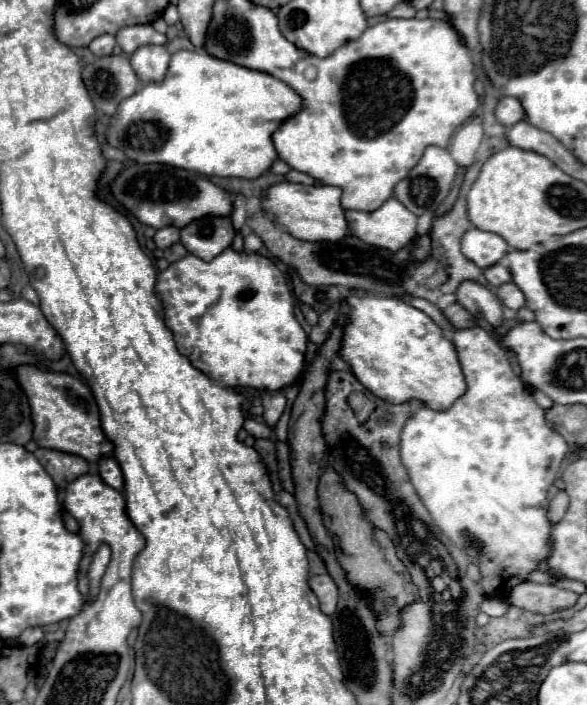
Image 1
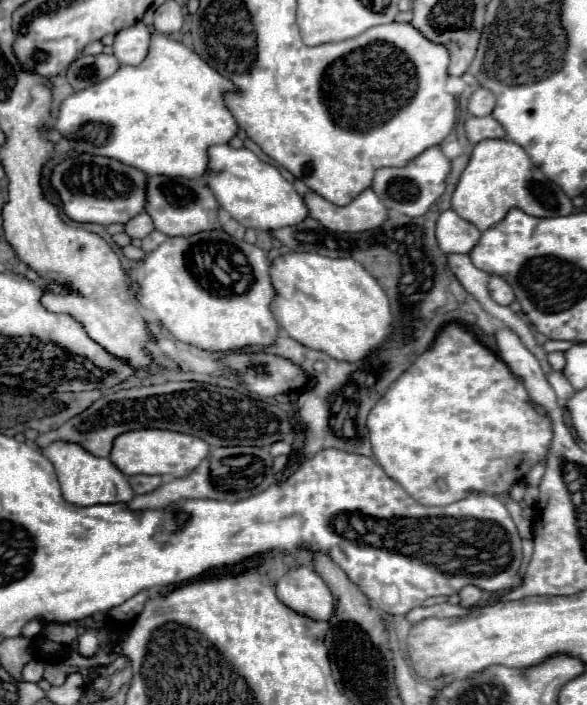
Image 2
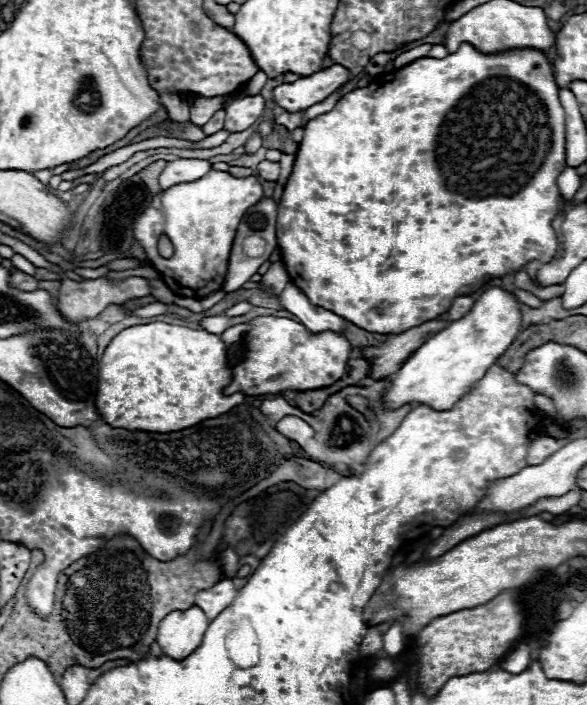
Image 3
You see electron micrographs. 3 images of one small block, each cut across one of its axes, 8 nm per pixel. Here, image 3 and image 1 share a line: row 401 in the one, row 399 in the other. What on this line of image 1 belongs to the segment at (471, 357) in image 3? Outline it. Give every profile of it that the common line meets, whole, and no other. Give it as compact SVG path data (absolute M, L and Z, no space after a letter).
M350 296L348 298L350 312L344 320L344 342L340 350L340 358L350 364L354 376L370 388L372 394L388 400L390 404L404 404L404 402L420 402L428 404L428 408L444 410L450 408L462 394L464 394L464 374L460 372L460 360L456 356L456 348L452 340L444 338L442 330L434 324L430 316L412 308L410 304L402 302L400 298L376 298L376 296Z

